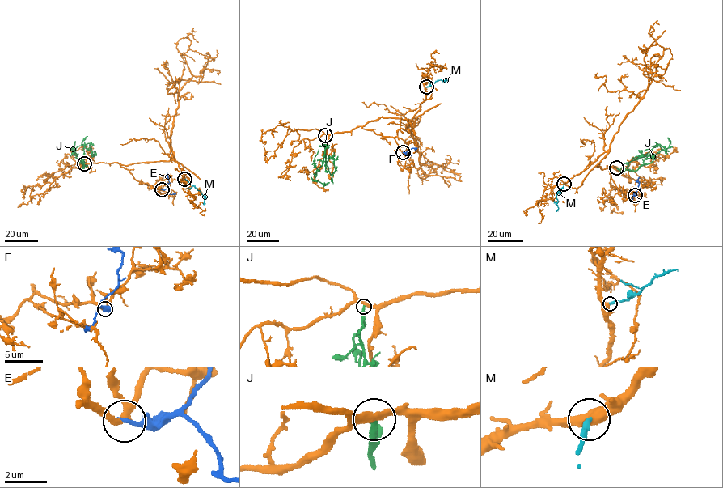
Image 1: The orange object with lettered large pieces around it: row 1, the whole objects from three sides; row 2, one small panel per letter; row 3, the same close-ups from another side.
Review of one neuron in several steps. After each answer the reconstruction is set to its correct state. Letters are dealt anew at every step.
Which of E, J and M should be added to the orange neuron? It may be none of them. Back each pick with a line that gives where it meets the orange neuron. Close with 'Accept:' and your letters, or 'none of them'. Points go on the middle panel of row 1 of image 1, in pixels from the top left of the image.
M: (426, 86)
Accept: M

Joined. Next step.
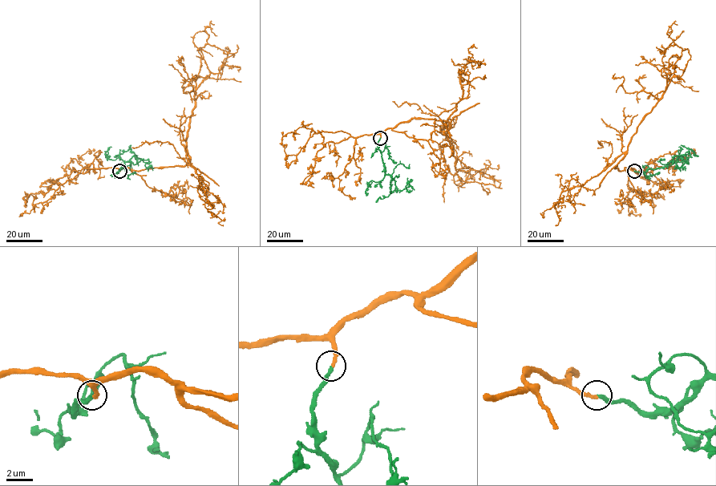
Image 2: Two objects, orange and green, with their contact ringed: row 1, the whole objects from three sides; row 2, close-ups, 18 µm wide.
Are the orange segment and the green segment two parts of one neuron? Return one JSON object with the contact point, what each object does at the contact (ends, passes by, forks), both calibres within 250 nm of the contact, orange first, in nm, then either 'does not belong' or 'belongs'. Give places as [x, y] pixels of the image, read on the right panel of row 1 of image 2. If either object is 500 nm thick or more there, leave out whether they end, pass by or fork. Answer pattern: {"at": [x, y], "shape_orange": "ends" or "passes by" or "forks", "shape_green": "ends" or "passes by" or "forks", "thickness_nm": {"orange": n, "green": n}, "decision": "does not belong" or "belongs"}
{"at": [634, 171], "shape_orange": "ends", "shape_green": "ends", "thickness_nm": {"orange": 240, "green": 240}, "decision": "belongs"}

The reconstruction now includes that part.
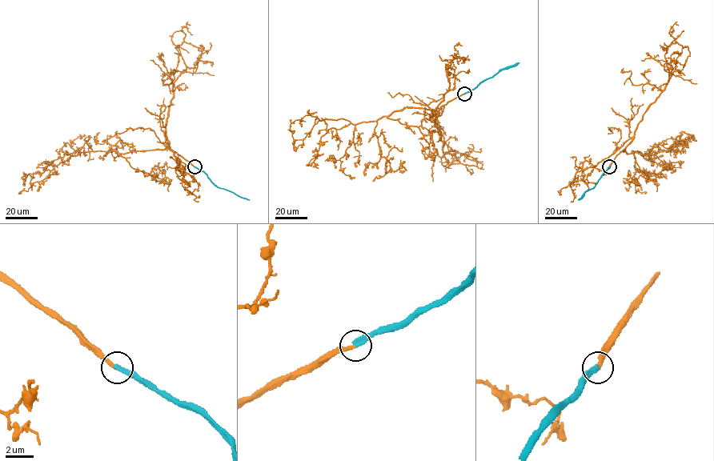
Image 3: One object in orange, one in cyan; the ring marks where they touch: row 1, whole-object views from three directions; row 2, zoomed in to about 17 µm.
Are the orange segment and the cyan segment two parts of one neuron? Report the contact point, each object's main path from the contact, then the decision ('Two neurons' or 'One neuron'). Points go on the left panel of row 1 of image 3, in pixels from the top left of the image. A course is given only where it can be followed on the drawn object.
Place: (194, 166). Course of orange: (194, 166), (168, 146), (122, 154), (75, 151), (51, 170), (29, 174), (22, 178), (25, 183). Course of cyan: (194, 166), (202, 170), (218, 186), (249, 200). One neuron

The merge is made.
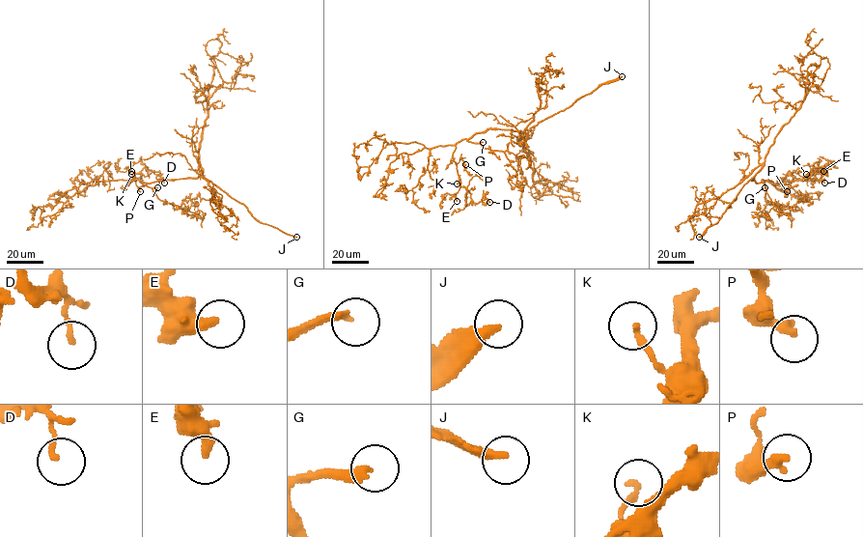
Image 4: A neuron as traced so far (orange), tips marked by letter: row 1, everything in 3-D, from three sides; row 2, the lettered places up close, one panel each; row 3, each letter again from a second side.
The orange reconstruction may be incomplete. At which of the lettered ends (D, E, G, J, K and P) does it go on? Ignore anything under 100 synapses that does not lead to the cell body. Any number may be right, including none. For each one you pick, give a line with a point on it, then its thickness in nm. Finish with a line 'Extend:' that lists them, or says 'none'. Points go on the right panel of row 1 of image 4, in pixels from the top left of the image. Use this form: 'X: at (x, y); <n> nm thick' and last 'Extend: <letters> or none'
G: at (765, 187); 240 nm thick
J: at (699, 237); 320 nm thick
Extend: G, J

